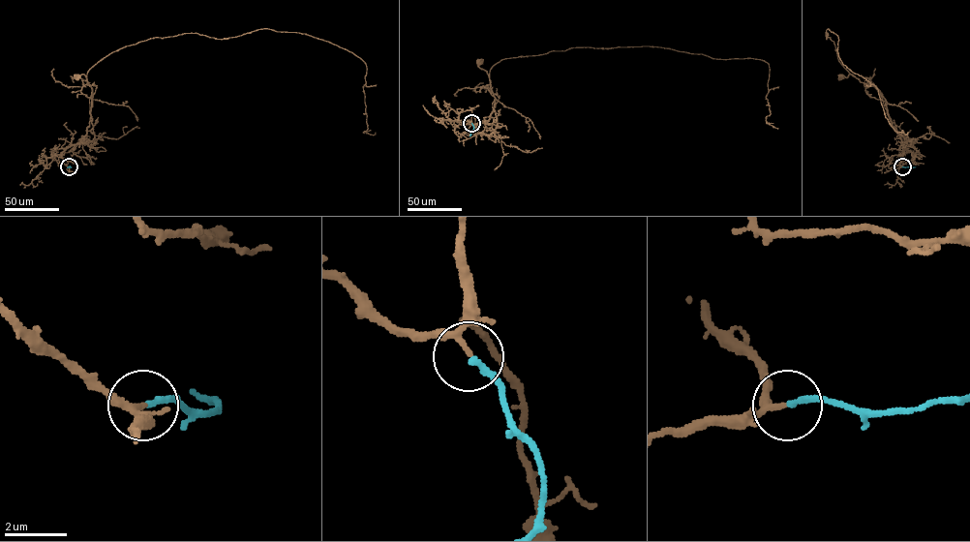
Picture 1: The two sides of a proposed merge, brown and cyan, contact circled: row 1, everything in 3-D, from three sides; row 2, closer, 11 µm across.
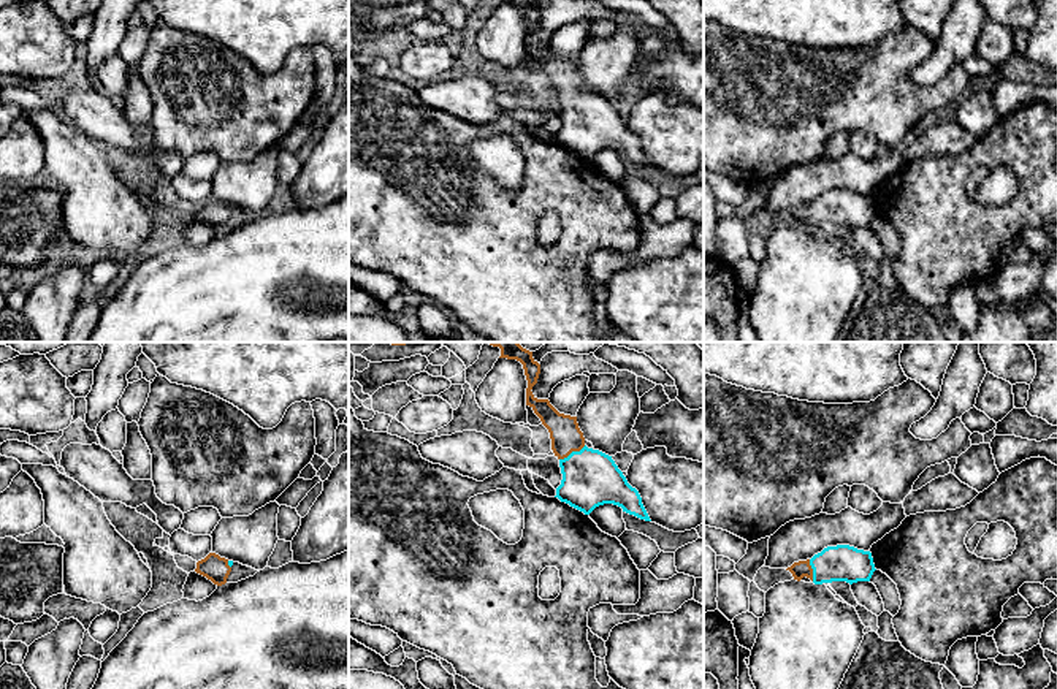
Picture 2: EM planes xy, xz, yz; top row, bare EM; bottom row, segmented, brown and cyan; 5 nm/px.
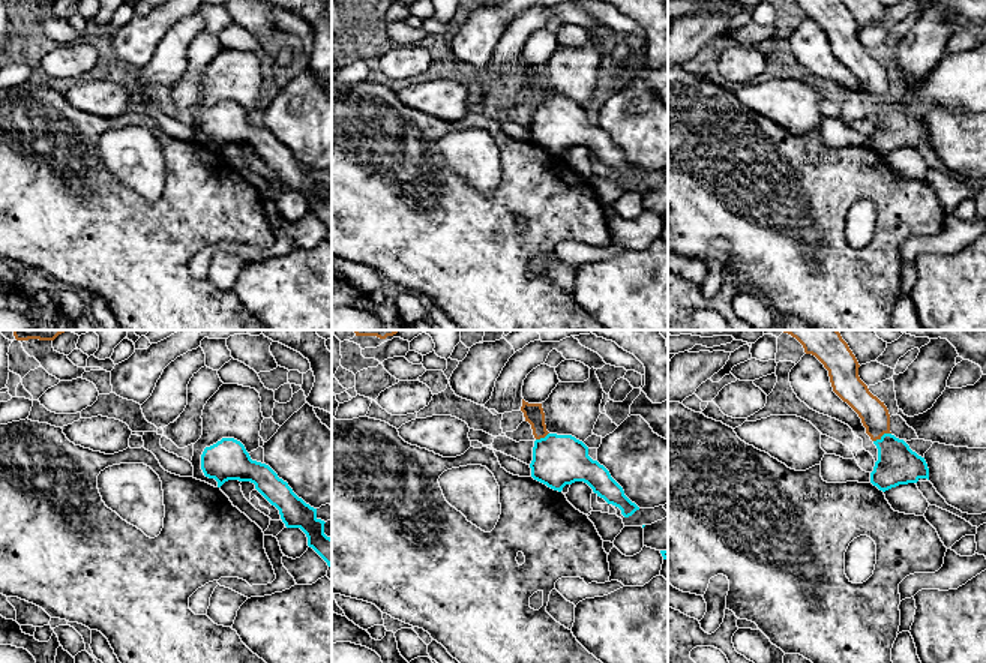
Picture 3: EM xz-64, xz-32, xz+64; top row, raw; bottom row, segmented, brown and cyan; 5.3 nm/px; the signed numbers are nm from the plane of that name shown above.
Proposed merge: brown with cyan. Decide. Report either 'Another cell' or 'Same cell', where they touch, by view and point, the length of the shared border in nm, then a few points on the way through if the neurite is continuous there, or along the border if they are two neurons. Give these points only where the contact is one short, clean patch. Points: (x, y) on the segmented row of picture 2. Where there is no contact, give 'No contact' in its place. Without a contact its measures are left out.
Same cell. Touches brown at xz (572, 450). Shared border 150 nm. Path across: xz (564, 433), (572, 450), (590, 479)

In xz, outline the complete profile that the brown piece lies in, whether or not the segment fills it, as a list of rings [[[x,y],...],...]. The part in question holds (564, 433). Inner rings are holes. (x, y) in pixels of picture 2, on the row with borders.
[[[518,342],[487,344],[501,348],[499,358],[517,360],[523,364],[528,380],[526,405],[548,429],[551,450],[559,459],[563,480],[555,497],[585,515],[590,515],[599,505],[613,504],[629,515],[651,521],[639,491],[628,483],[612,456],[585,445],[577,417],[559,413],[548,399],[537,399],[532,394],[531,390],[540,374],[540,364],[532,358],[532,352],[523,348]]]

